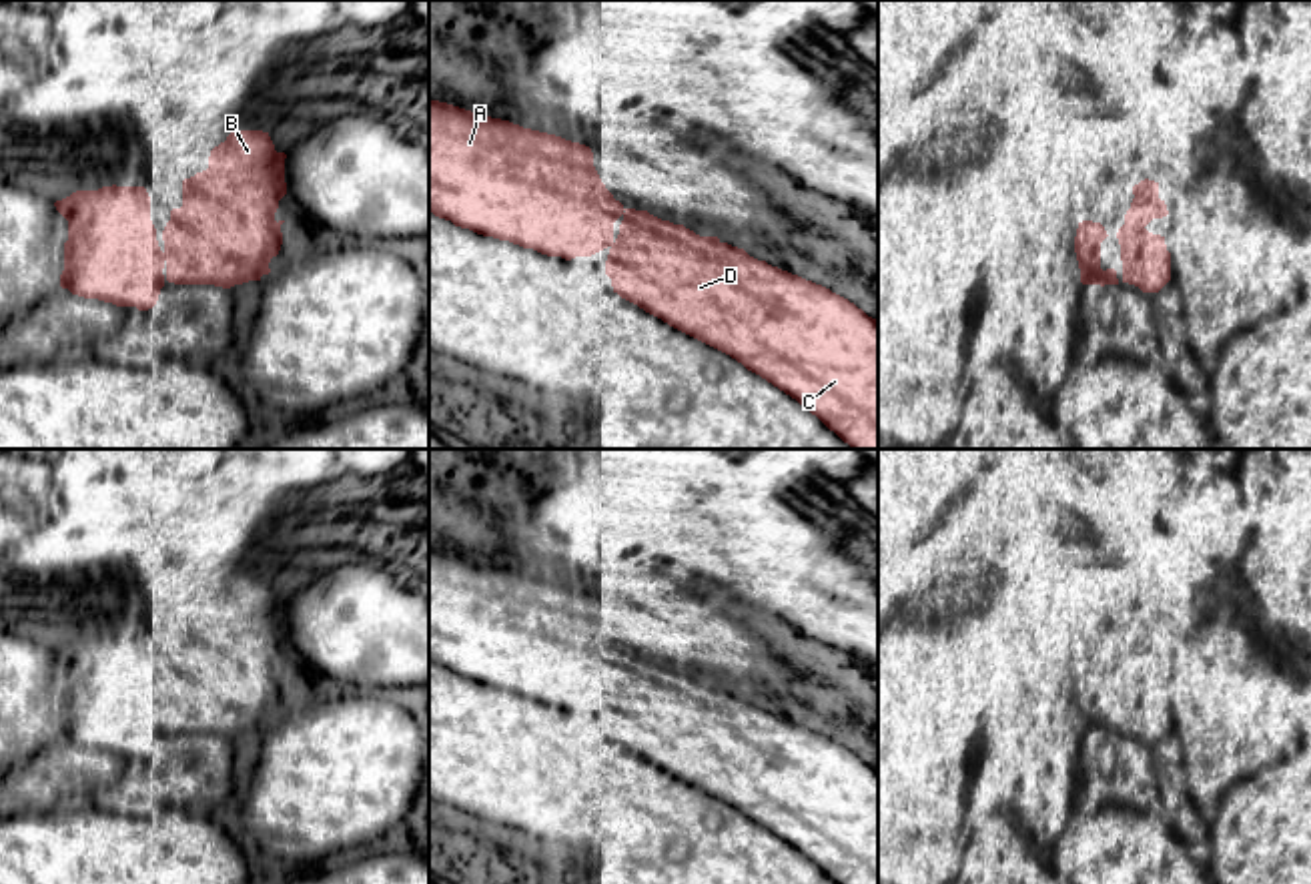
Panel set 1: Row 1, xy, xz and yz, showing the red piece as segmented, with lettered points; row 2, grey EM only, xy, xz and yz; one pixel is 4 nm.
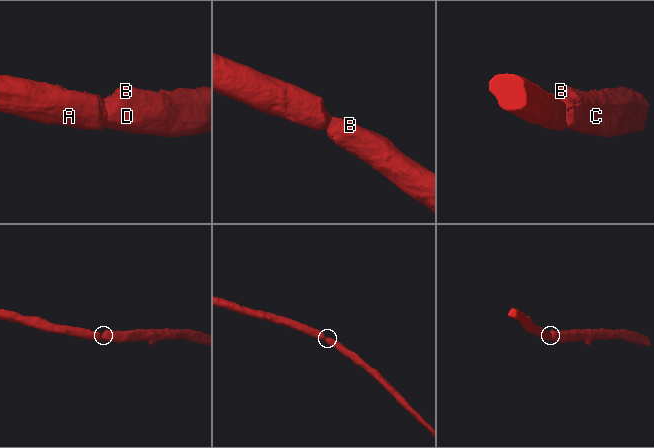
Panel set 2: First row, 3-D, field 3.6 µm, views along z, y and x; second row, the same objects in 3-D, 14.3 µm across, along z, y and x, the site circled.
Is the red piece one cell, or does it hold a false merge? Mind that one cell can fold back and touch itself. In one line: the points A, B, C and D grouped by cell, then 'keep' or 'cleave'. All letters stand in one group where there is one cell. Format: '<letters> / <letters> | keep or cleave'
A B C D | keep

